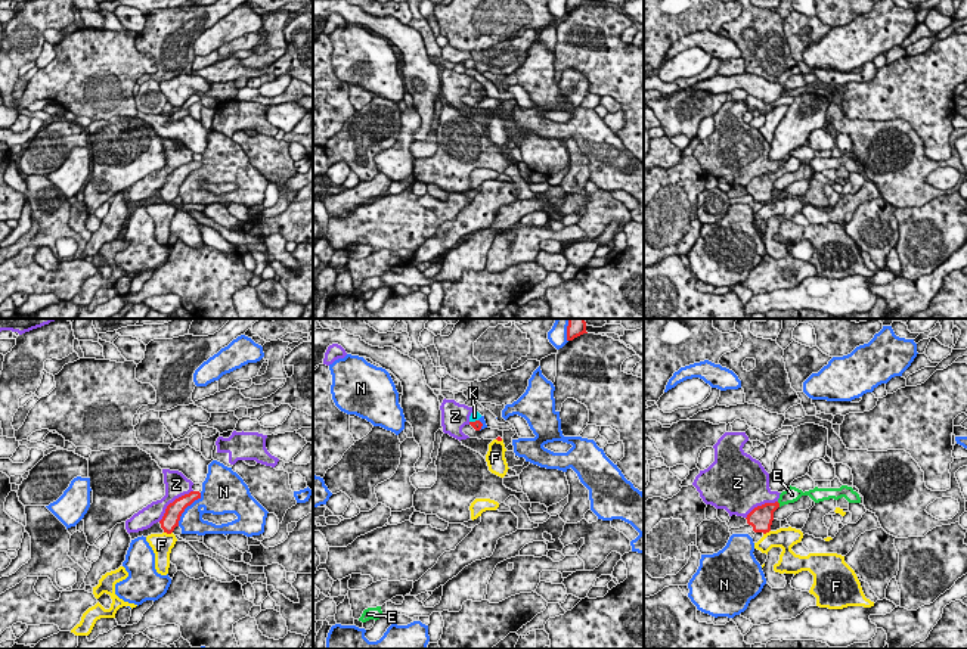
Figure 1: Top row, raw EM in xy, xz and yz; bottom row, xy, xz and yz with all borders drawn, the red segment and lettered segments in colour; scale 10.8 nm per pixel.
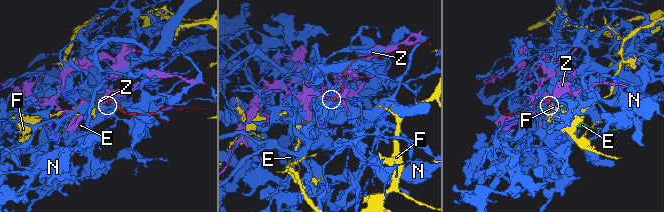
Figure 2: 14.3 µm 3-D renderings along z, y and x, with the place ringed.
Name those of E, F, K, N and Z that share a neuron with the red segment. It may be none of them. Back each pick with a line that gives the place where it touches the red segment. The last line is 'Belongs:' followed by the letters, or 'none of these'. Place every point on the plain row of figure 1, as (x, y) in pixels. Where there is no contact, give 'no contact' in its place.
E: yz (778, 174)
K: xz (473, 92)
Belongs: E, K

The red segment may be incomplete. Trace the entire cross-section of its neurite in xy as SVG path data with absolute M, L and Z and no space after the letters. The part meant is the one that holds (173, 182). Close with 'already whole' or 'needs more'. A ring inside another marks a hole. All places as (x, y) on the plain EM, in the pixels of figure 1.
M190 161L189 164L185 164L176 168L173 173L170 173L165 178L162 189L159 190L164 202L171 204L174 198L179 196L179 190L185 178L198 168L201 168L201 162Z | already whole

